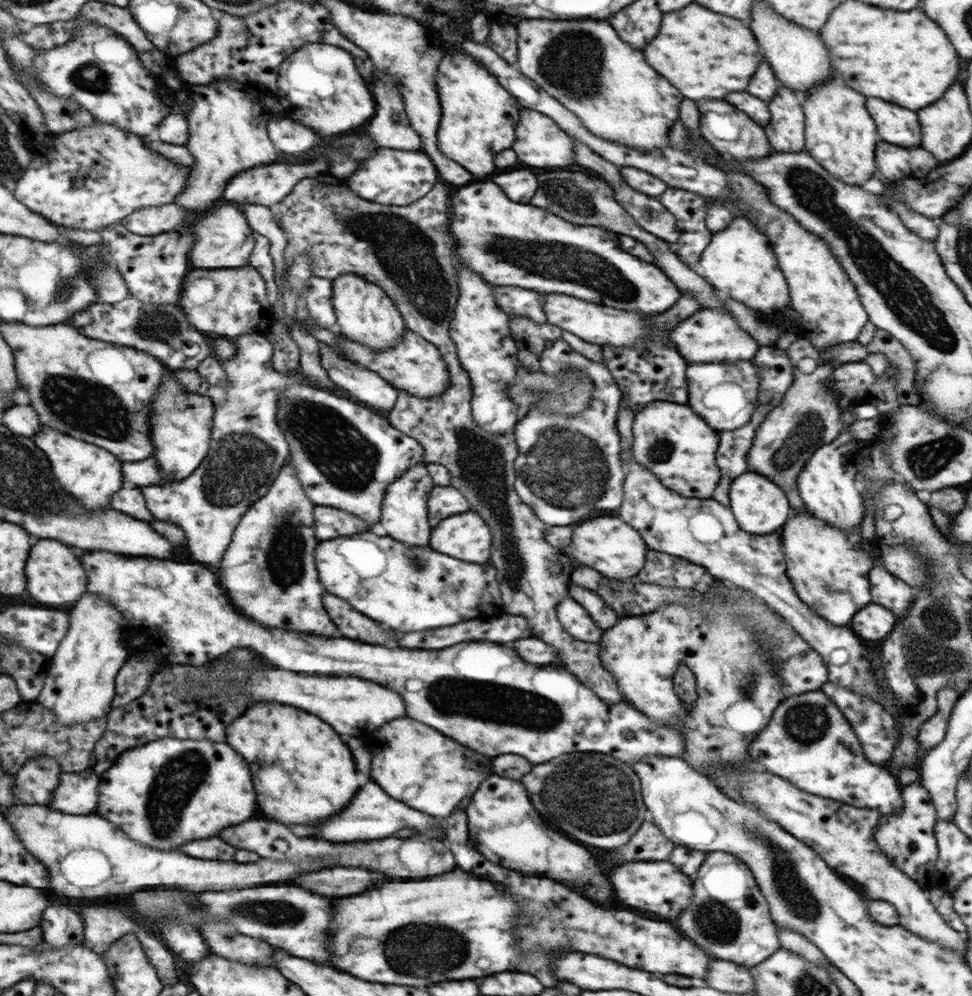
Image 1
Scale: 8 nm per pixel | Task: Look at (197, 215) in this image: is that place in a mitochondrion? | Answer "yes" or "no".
no

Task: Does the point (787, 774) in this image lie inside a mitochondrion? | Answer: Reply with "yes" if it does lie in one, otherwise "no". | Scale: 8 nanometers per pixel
no

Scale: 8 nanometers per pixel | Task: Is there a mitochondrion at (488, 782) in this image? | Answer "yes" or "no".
no

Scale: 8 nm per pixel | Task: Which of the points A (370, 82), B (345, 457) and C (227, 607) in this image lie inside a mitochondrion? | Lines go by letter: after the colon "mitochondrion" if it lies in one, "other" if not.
A: other
B: mitochondrion
C: other

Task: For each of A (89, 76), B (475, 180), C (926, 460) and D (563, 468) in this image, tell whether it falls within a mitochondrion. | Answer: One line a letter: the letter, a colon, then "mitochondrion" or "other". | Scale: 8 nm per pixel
A: mitochondrion
B: other
C: mitochondrion
D: mitochondrion

